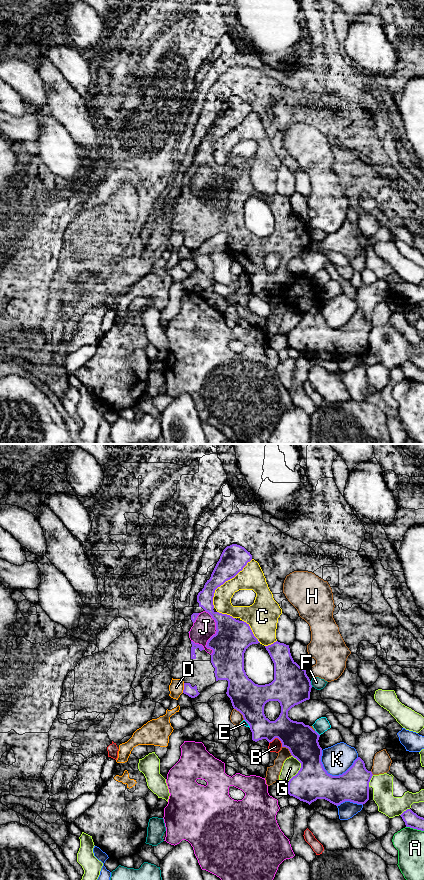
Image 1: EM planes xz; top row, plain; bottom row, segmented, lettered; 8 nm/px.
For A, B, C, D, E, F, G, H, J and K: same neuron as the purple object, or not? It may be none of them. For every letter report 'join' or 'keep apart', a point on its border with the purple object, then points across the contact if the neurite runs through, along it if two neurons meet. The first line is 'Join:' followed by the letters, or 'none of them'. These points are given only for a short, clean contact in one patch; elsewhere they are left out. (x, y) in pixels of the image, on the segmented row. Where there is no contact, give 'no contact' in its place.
Join: none of them
A: keep apart; contact xz (415, 828)
B: keep apart; contact xz (277, 737)
C: keep apart; contact xz (225, 581)
D: keep apart; contact xz (184, 688); border xz (184, 683), (182, 692)
E: keep apart; contact xz (317, 733)
F: keep apart; contact xz (310, 684)
G: keep apart; contact xz (300, 768)
H: keep apart; contact xz (240, 712)
J: keep apart; contact xz (216, 633)
K: keep apart; contact xz (337, 776)

